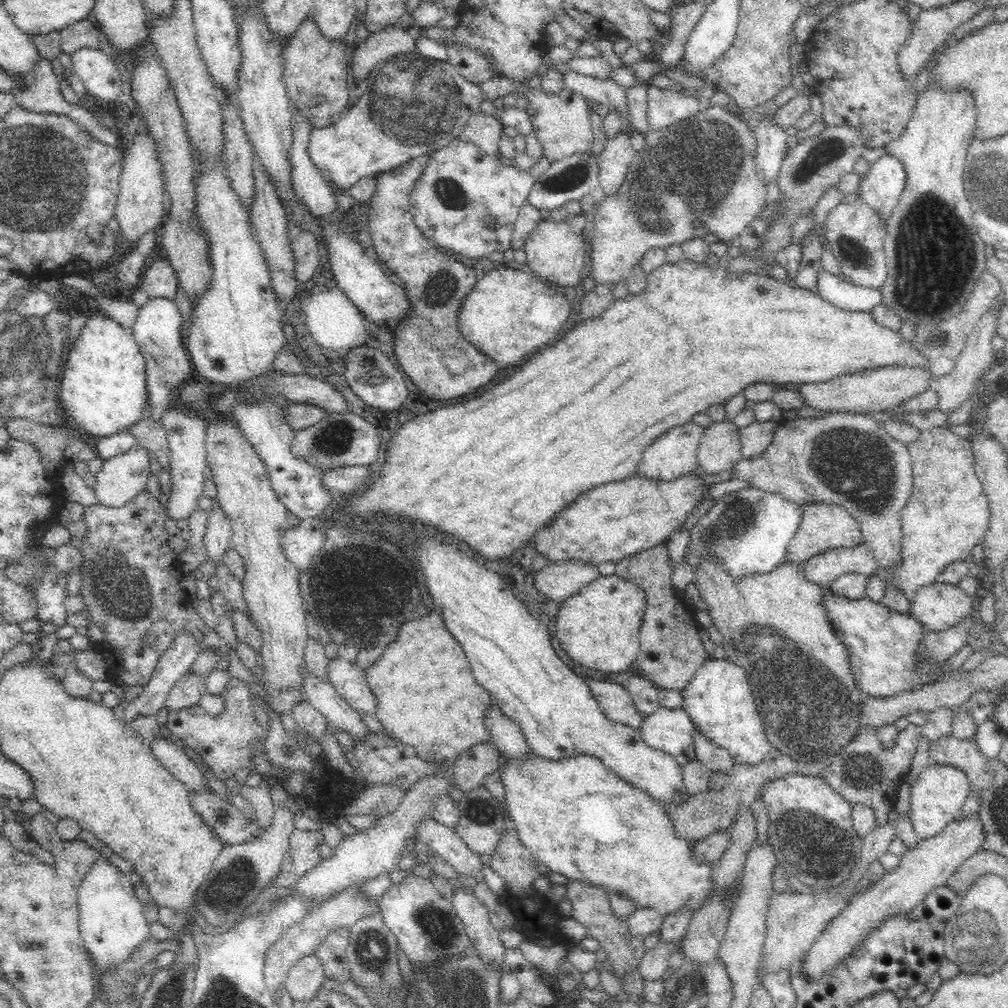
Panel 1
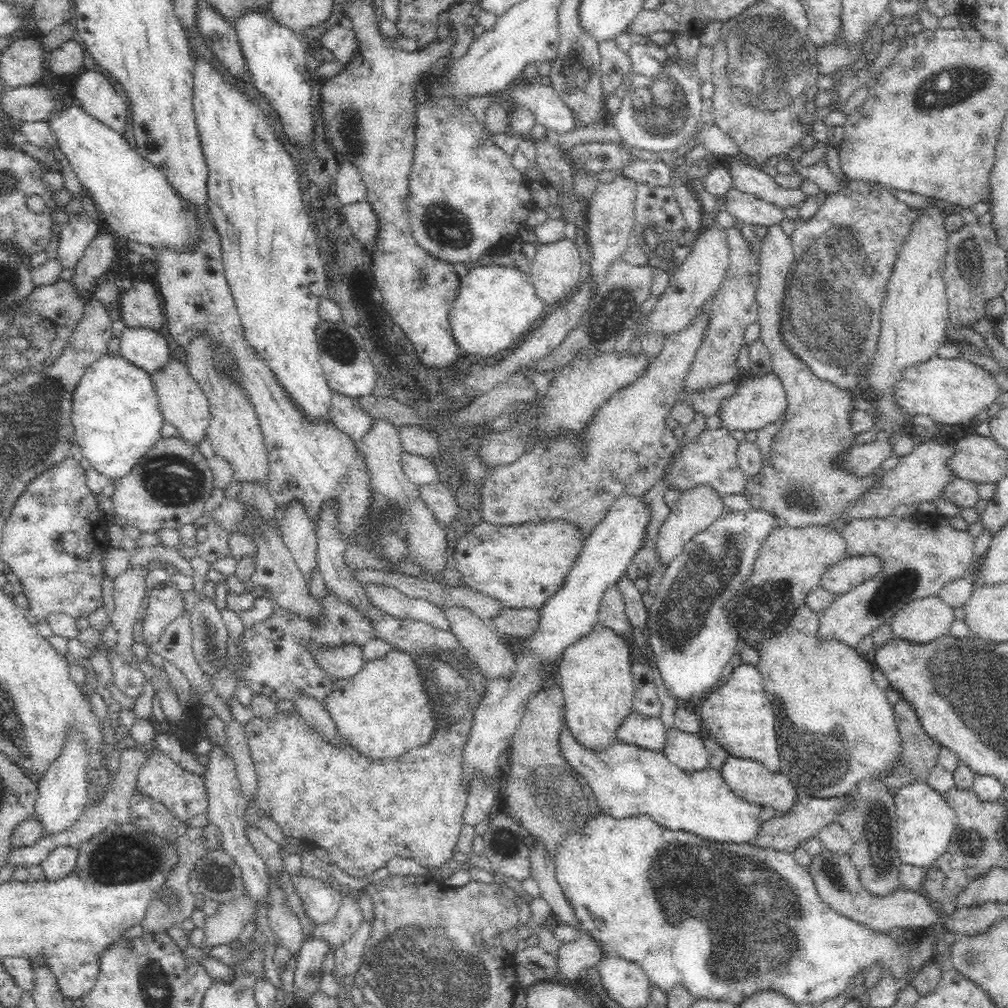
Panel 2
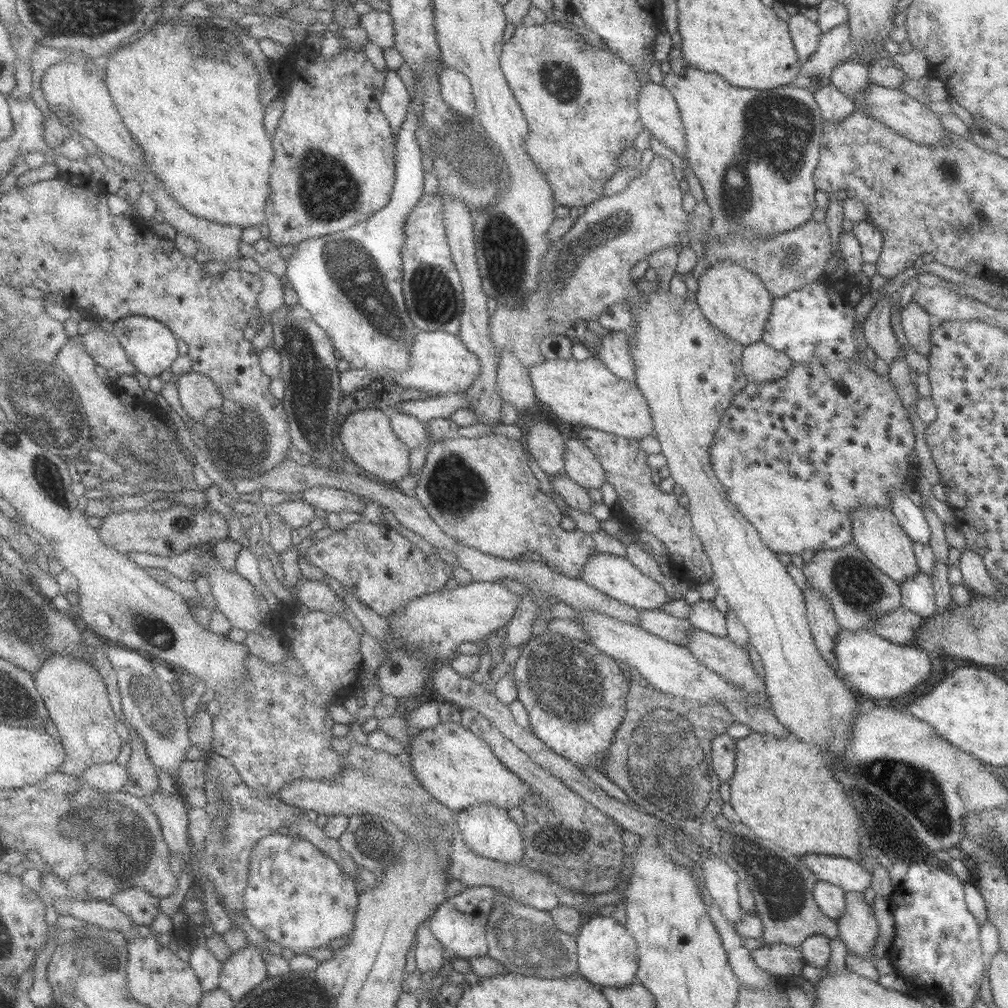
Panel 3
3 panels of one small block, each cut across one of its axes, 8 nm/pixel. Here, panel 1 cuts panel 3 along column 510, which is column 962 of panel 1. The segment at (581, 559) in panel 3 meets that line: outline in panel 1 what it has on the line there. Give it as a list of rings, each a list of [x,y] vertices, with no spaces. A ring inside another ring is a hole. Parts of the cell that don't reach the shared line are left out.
[[[946,427],[919,431],[916,440],[908,442],[906,449],[911,457],[912,491],[902,506],[901,524],[904,534],[902,543],[903,567],[895,572],[896,588],[912,596],[921,587],[936,581],[937,576],[951,563],[968,559],[974,546],[982,544],[989,530],[991,508],[988,494],[976,475],[973,453],[968,438],[962,438]]]

